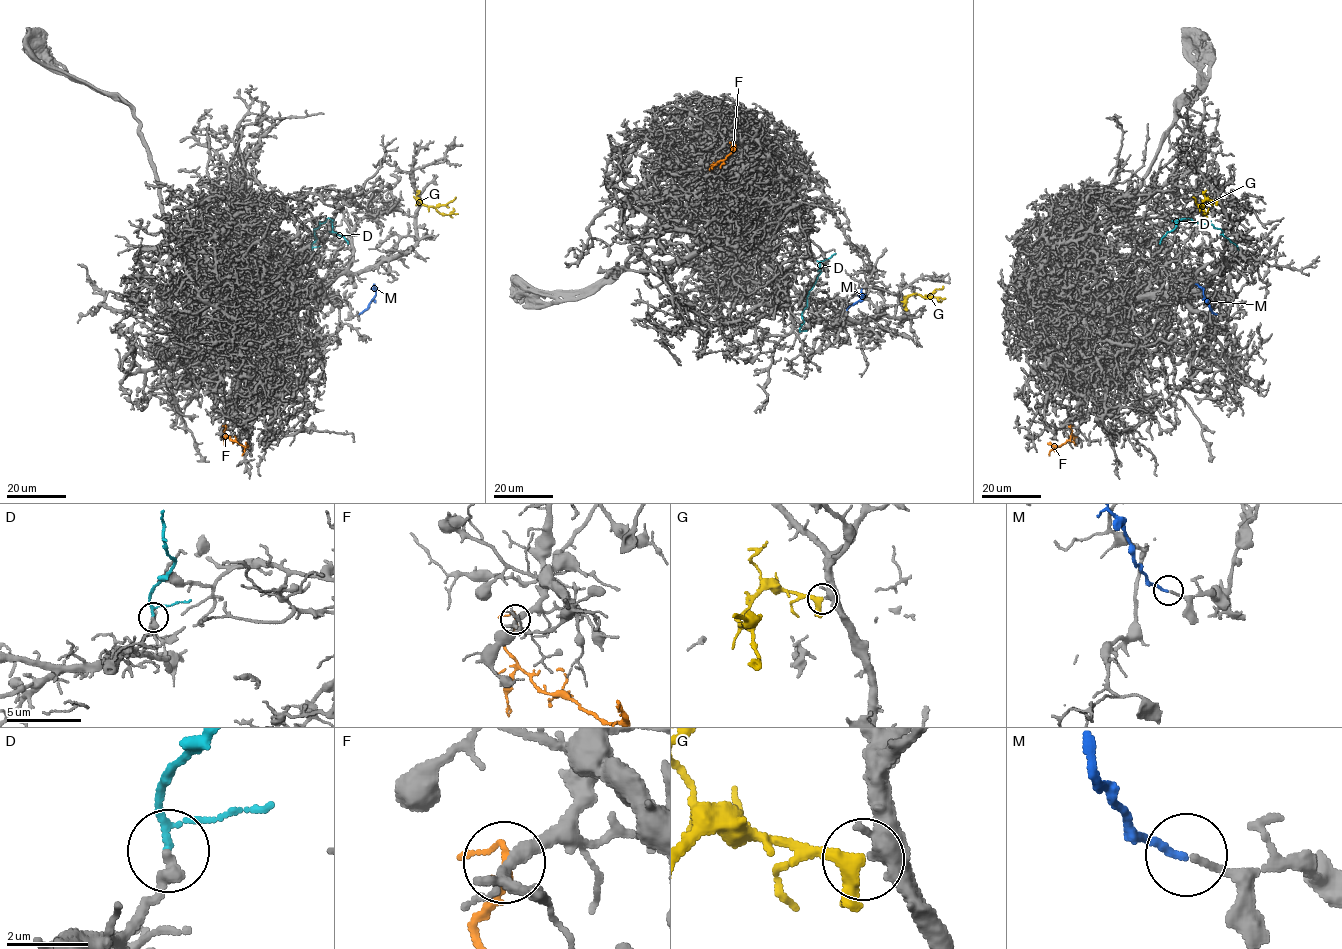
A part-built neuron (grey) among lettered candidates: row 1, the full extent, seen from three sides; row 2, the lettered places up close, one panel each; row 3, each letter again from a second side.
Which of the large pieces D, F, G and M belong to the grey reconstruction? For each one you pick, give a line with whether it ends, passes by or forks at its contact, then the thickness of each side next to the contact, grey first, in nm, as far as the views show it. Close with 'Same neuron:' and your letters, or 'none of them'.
G: it forks there; 360 nm thick on the grey side, 280 nm on the other
M: it ends there; 170 nm thick on the grey side, 180 nm on the other
Same neuron: G, M

